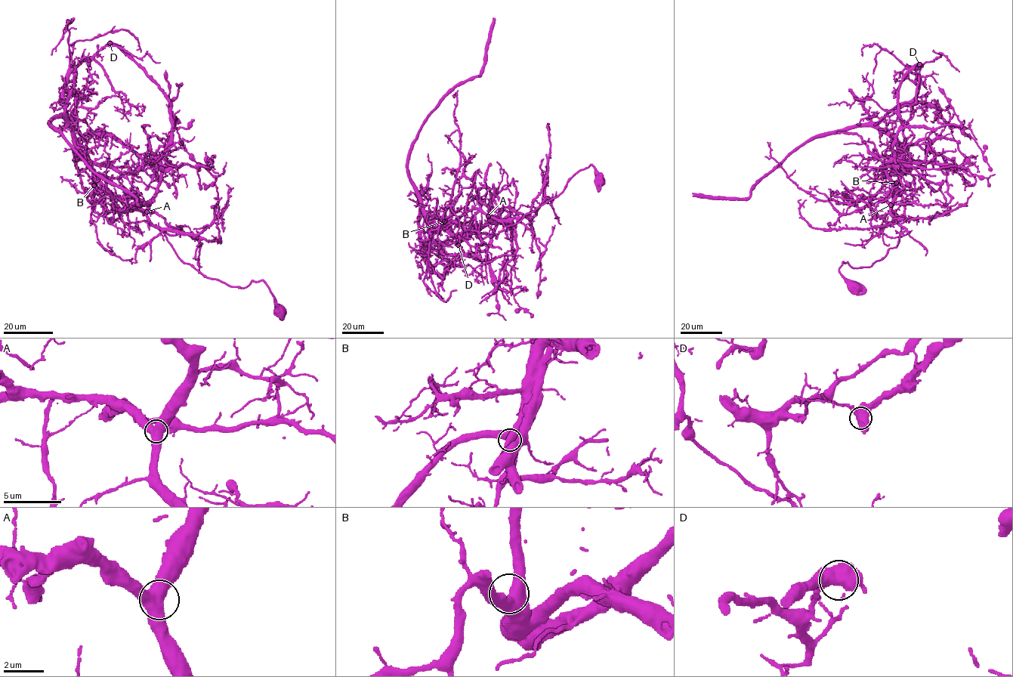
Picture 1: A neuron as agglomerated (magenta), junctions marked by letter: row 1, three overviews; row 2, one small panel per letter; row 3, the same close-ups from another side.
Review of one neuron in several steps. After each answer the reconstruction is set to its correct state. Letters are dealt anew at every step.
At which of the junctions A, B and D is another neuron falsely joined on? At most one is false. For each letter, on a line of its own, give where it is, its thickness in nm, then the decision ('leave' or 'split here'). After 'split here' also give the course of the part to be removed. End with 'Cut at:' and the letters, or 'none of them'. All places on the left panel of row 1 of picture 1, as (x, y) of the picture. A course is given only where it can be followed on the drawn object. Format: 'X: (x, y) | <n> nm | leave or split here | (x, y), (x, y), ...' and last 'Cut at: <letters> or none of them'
A: (146, 211) | 550 nm | leave
B: (94, 185) | 480 nm | leave
D: (109, 43) | 650 nm | split here | (109, 43), (170, 103), (171, 139), (147, 219), (182, 261), (206, 276), (241, 287), (263, 280), (281, 319)
Cut at: D

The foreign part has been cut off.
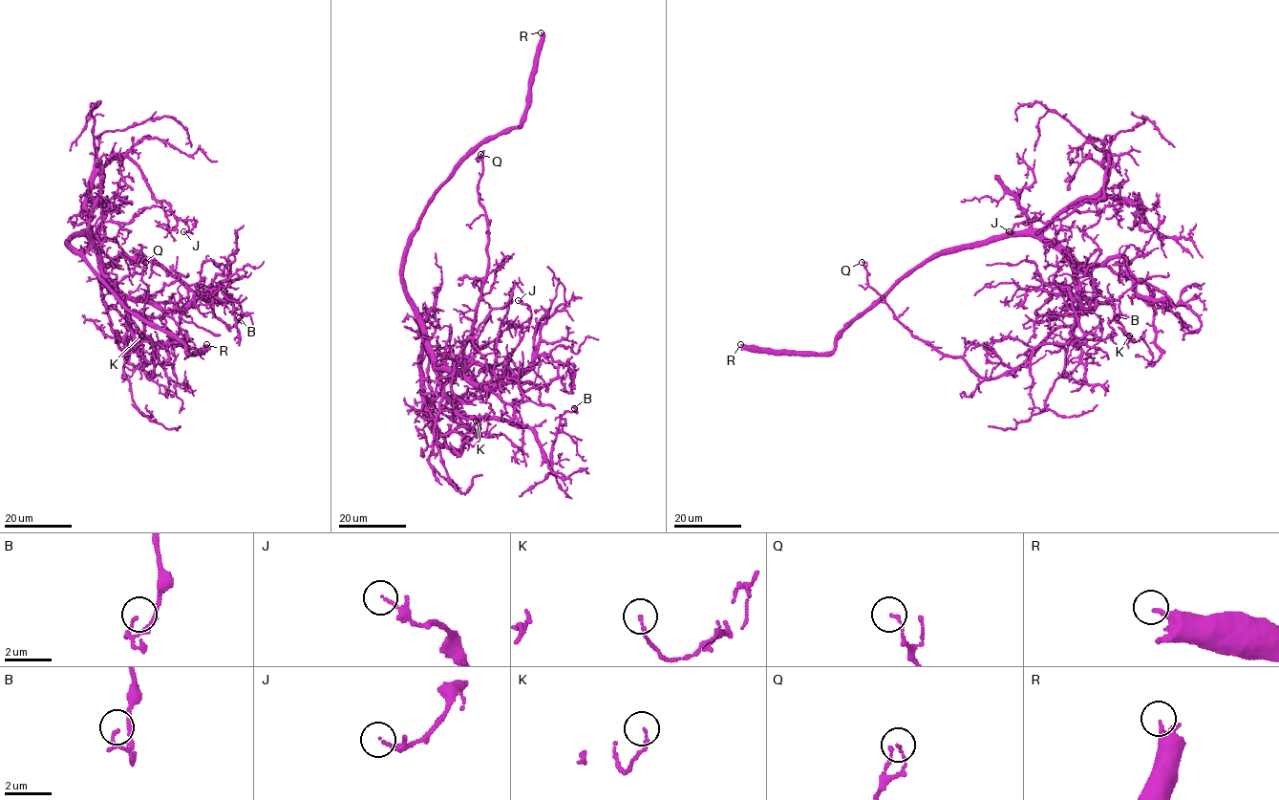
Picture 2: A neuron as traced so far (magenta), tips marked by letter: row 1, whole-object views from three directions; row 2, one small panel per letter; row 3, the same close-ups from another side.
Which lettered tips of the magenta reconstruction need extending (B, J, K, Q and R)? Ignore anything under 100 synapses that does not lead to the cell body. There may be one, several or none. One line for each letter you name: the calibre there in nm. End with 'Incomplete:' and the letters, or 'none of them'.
R: Thickness 180 nm
Incomplete: R

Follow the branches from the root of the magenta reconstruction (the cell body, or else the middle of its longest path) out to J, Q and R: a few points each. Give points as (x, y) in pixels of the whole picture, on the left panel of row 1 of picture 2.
J: (92, 243), (86, 192), (98, 172), (123, 157), (138, 166), (151, 194), (179, 219), (196, 221), (183, 231)
Q: (92, 243), (104, 278), (121, 300), (141, 367), (150, 378), (153, 343), (142, 321), (145, 262)
R: (92, 243), (85, 235), (75, 235), (68, 243), (129, 310), (173, 335), (188, 353), (197, 353), (206, 344)

